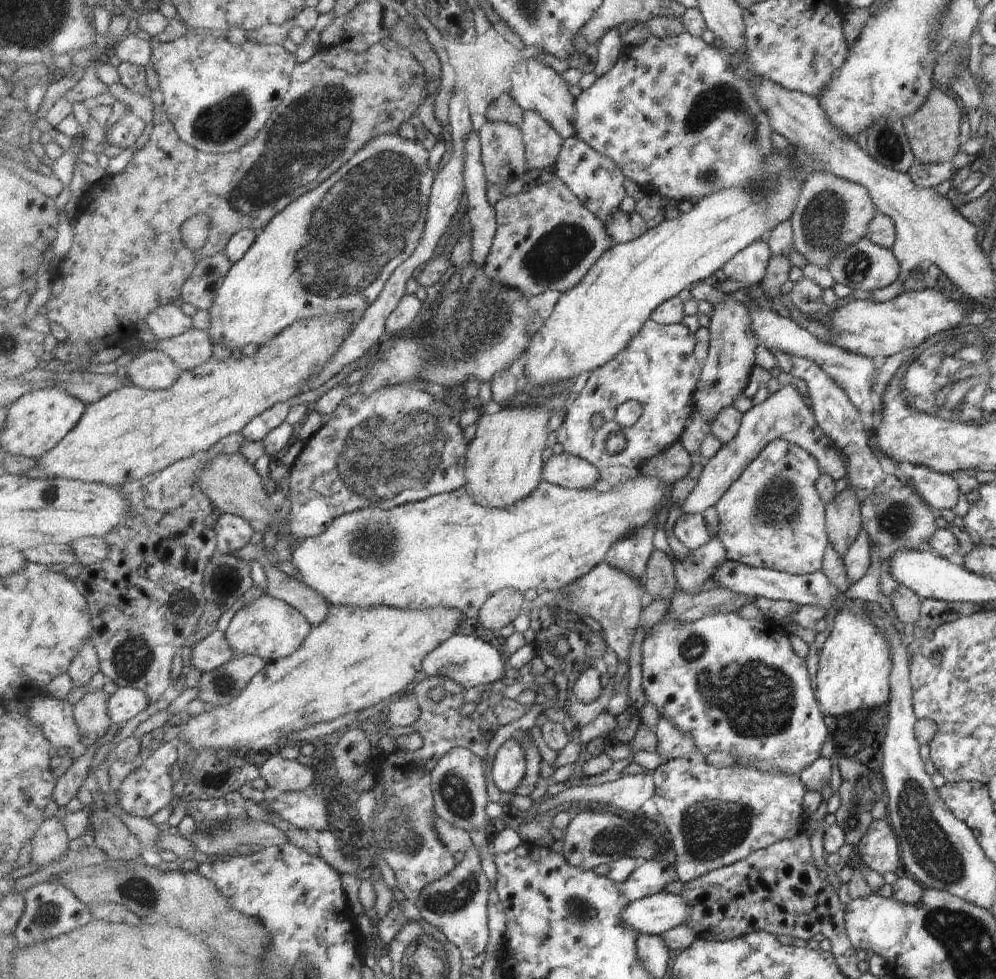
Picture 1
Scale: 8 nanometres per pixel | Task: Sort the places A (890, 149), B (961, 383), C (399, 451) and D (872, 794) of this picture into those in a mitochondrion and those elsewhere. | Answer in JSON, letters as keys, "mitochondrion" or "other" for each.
{"A":"mitochondrion","B":"mitochondrion","C":"mitochondrion","D":"mitochondrion"}

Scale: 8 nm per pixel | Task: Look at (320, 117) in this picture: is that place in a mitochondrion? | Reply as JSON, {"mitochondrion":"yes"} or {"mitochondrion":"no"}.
{"mitochondrion":"yes"}

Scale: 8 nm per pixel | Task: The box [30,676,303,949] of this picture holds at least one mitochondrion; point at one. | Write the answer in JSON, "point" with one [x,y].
{"point":[50,915]}

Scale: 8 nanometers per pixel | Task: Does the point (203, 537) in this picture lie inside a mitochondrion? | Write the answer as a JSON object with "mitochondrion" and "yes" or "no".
{"mitochondrion":"no"}

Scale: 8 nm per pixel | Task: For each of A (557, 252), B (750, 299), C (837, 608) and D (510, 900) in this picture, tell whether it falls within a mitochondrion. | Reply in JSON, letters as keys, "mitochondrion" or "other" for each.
{"A":"mitochondrion","B":"other","C":"other","D":"other"}

